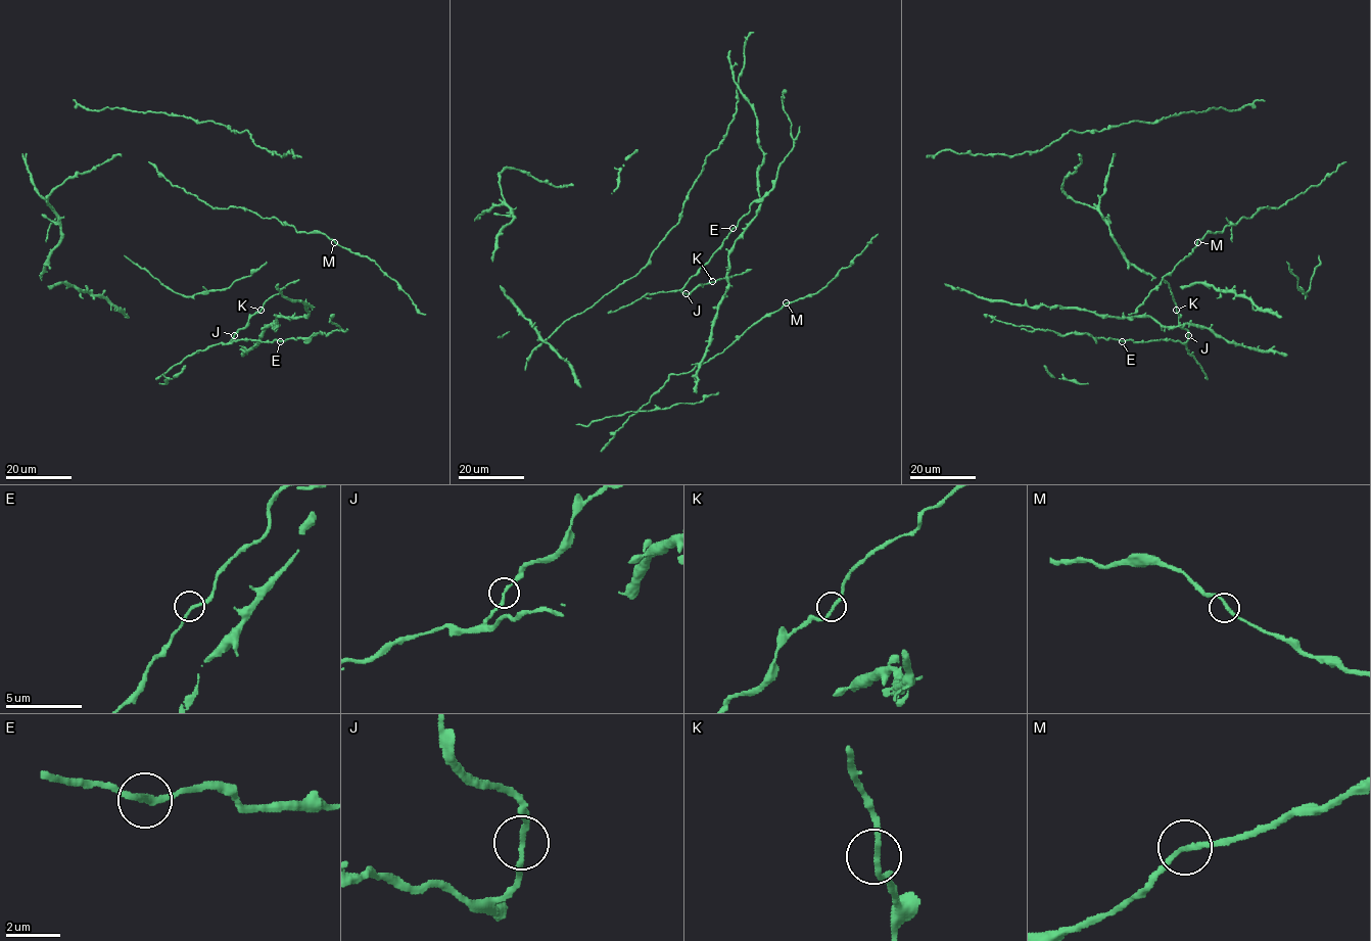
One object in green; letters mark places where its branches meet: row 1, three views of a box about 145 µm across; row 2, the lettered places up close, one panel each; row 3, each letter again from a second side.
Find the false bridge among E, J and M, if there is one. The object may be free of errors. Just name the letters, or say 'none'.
J

